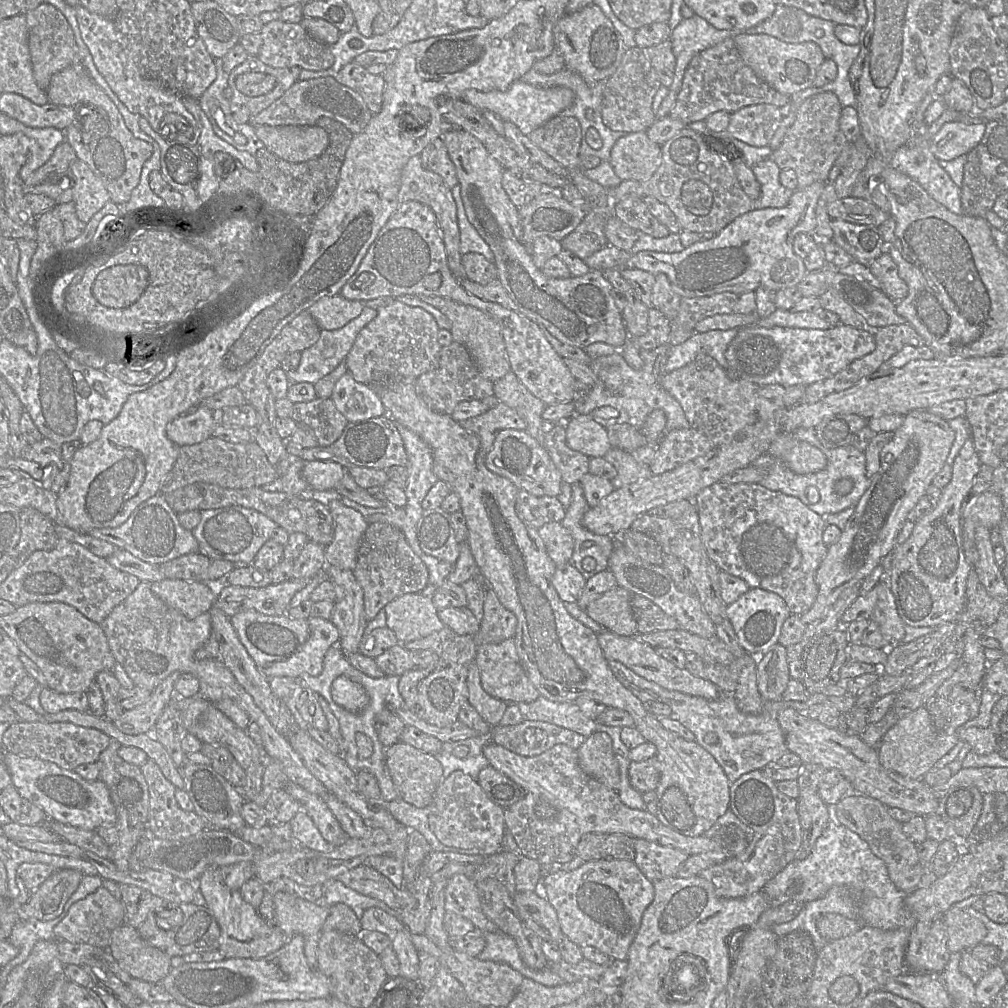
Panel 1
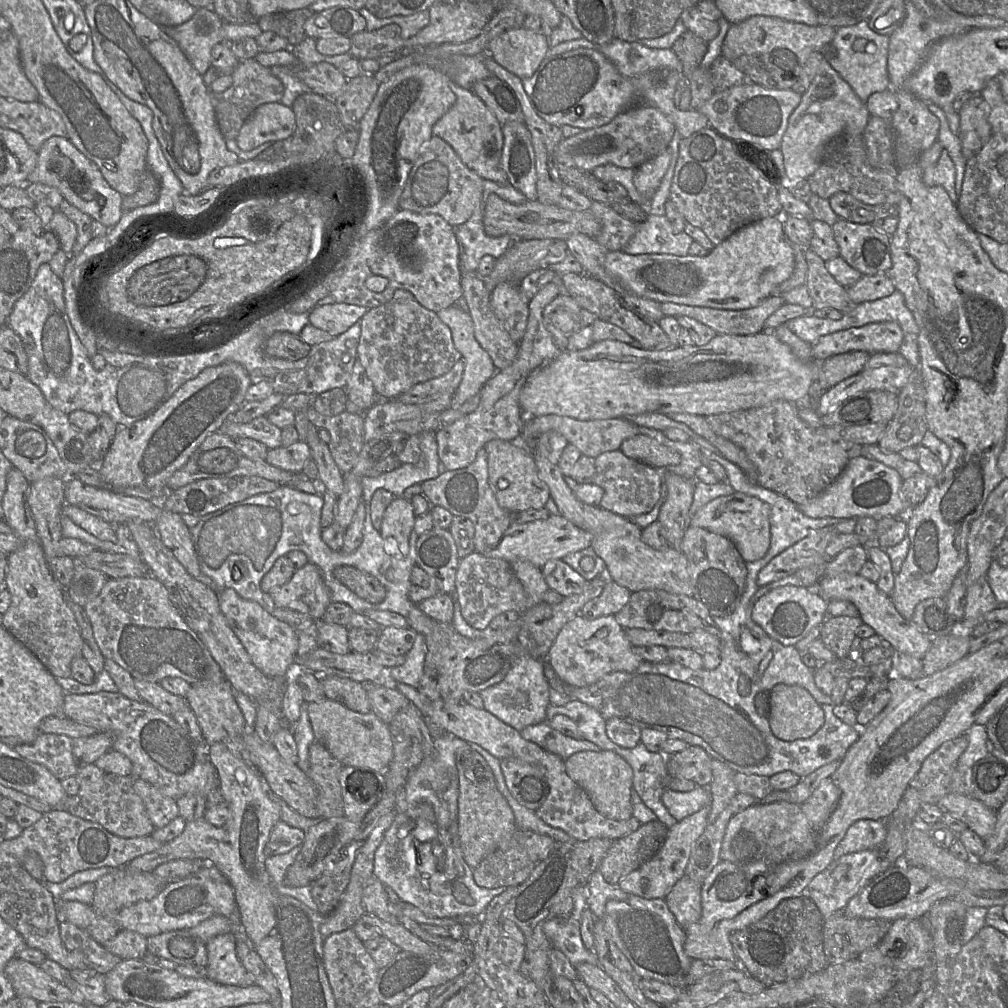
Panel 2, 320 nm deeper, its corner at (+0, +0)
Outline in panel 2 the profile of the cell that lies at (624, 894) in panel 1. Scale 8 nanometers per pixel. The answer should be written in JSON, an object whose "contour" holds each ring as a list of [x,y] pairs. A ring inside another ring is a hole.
{"contour":[[[629,895],[625,900],[609,900],[601,919],[605,930],[642,979],[657,980],[680,989],[690,985],[693,959],[684,951],[686,932],[664,899],[645,899]]]}

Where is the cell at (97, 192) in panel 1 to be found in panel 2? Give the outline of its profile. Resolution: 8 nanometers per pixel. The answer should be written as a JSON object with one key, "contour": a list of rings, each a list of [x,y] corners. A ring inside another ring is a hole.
{"contour":[[[67,137],[48,138],[37,154],[37,165],[26,183],[36,182],[57,188],[65,200],[107,228],[113,228],[120,221],[123,196],[108,184],[96,163],[81,153]]]}

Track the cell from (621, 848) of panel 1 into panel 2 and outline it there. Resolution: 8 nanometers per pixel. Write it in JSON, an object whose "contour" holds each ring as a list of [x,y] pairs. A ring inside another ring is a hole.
{"contour":[[[656,819],[614,840],[598,871],[608,883],[618,884],[622,878],[638,869],[660,850],[668,829],[668,826]]]}

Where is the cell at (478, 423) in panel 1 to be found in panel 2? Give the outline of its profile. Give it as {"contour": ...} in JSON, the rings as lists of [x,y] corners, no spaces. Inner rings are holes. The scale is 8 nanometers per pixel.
{"contour":[[[481,448],[475,460],[465,468],[445,470],[438,477],[421,483],[422,494],[432,506],[447,509],[453,516],[465,517],[472,521],[475,534],[475,552],[484,551],[494,545],[511,525],[510,512],[501,508],[489,484],[488,461],[485,448]]]}

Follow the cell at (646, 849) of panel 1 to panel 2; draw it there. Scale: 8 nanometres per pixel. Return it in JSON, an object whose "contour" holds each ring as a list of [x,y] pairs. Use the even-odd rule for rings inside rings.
{"contour":[[[687,874],[673,886],[664,900],[684,929],[701,918],[701,884],[695,882]]]}

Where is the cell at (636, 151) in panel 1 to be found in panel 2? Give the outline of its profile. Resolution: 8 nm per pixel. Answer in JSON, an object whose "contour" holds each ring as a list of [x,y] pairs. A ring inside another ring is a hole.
{"contour":[[[669,147],[635,169],[633,183],[638,193],[650,201],[660,186],[671,160]]]}

